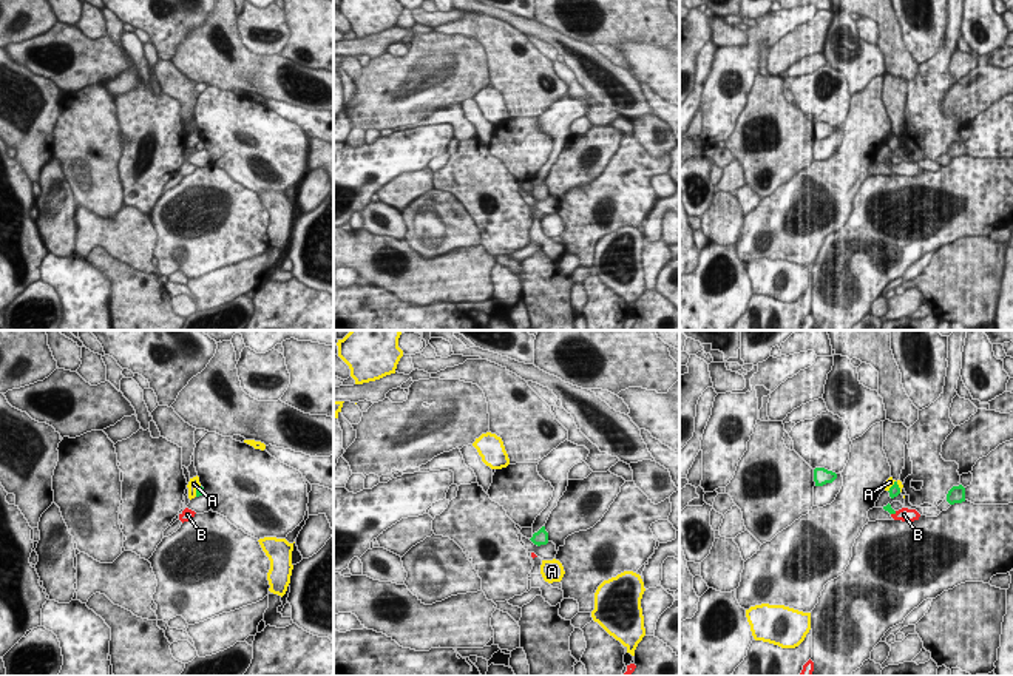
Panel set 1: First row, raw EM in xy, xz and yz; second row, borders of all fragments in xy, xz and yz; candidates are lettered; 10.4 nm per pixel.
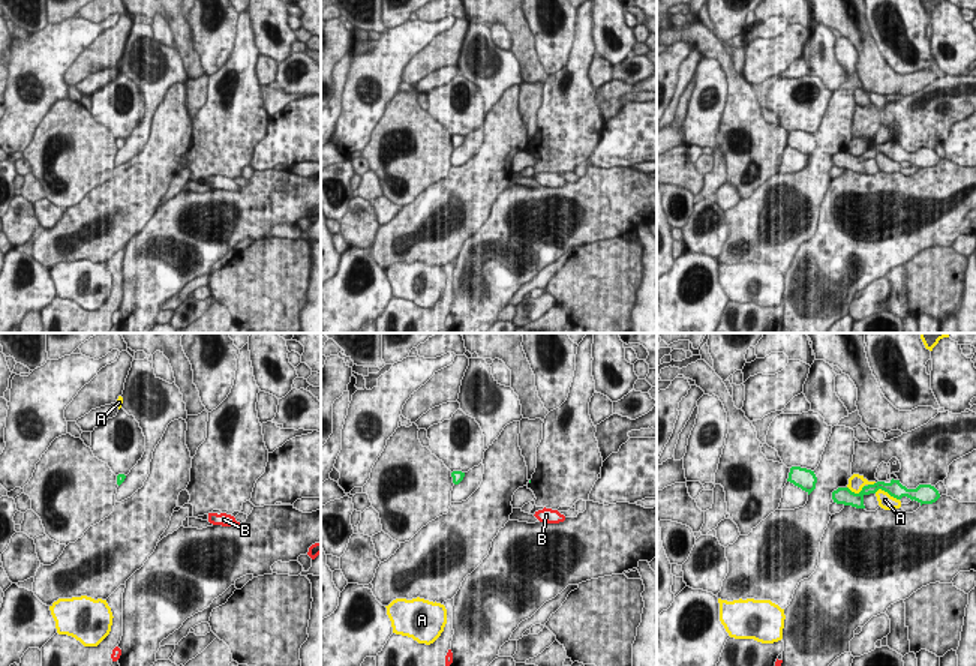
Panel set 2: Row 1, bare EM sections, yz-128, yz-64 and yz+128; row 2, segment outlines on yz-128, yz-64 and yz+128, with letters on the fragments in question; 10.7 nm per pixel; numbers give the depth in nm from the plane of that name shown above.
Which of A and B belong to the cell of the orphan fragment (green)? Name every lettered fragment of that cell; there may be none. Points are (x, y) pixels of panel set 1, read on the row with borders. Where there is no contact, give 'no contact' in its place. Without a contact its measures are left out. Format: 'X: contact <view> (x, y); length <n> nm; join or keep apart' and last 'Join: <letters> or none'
A: contact yz (891, 486); length 150 nm; keep apart
B: contact yz (893, 513); length 70 nm; join
Join: B

